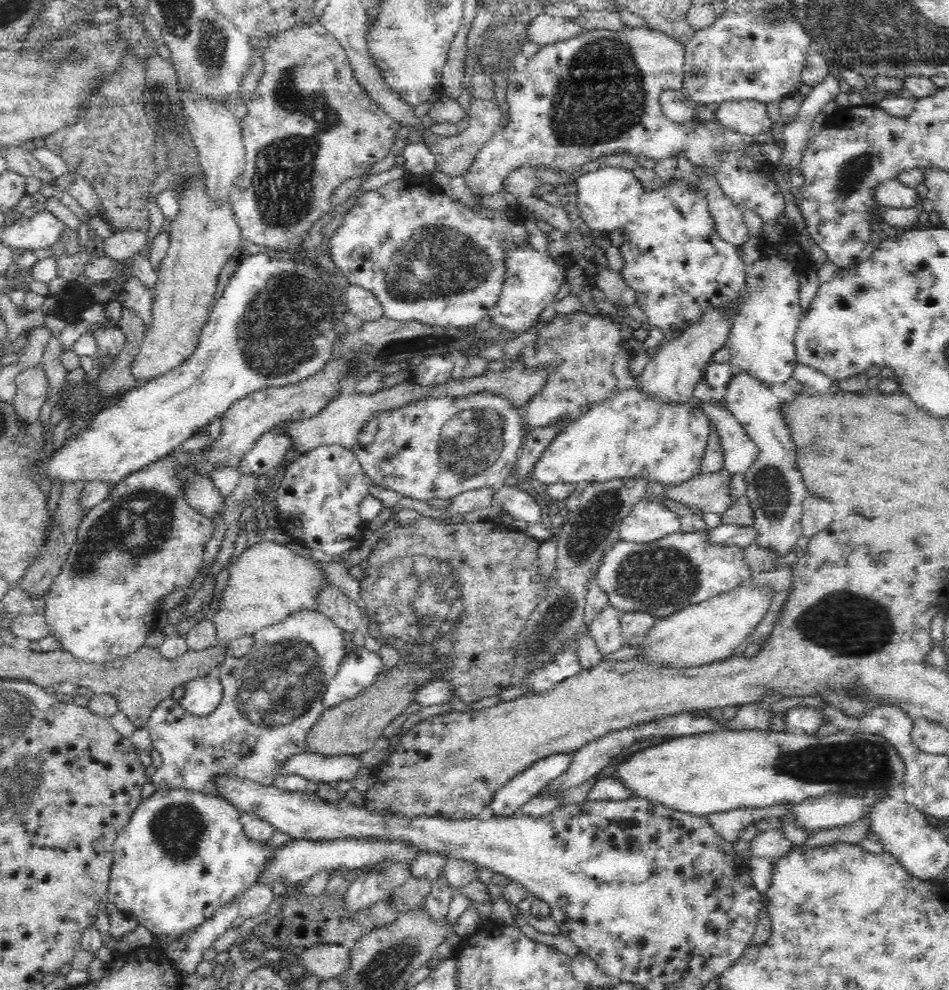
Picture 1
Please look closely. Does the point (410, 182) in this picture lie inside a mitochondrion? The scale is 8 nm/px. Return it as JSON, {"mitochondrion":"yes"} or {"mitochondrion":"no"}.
{"mitochondrion":"no"}

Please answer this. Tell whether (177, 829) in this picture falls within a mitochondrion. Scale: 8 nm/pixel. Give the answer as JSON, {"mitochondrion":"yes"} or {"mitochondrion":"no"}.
{"mitochondrion":"yes"}

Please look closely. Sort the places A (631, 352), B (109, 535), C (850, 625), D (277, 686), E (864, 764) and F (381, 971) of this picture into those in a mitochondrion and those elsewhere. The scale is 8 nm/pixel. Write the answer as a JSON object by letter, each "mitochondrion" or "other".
{"A":"other","B":"mitochondrion","C":"mitochondrion","D":"mitochondrion","E":"mitochondrion","F":"mitochondrion"}

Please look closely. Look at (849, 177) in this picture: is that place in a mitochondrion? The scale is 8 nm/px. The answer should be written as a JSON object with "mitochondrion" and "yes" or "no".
{"mitochondrion":"yes"}

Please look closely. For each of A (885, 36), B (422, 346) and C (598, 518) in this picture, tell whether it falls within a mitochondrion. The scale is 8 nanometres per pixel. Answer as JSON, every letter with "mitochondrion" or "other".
{"A":"mitochondrion","B":"mitochondrion","C":"mitochondrion"}

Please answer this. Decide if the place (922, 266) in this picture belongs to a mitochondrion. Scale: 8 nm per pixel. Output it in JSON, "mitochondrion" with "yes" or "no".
{"mitochondrion":"no"}

